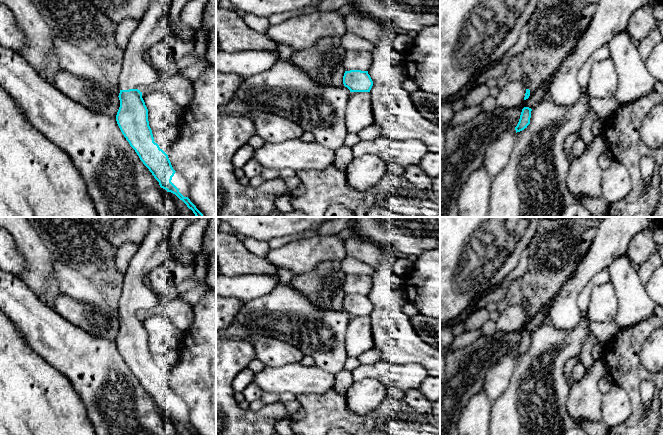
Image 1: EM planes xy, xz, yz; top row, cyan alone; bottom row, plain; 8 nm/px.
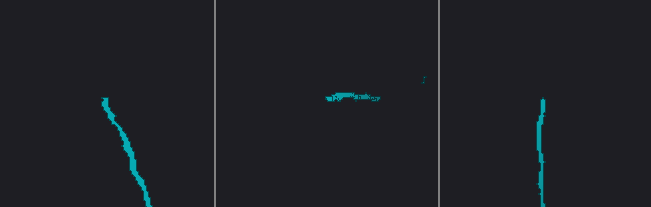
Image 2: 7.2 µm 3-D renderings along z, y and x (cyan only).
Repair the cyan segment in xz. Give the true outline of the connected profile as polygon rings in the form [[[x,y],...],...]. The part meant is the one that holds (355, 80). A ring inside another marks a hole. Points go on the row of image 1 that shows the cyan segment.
[[[350,70],[345,71],[343,84],[350,92],[370,92],[373,81],[368,71]]]

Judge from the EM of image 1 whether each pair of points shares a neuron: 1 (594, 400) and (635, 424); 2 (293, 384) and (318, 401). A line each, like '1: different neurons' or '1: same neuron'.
1: different neurons
2: different neurons

